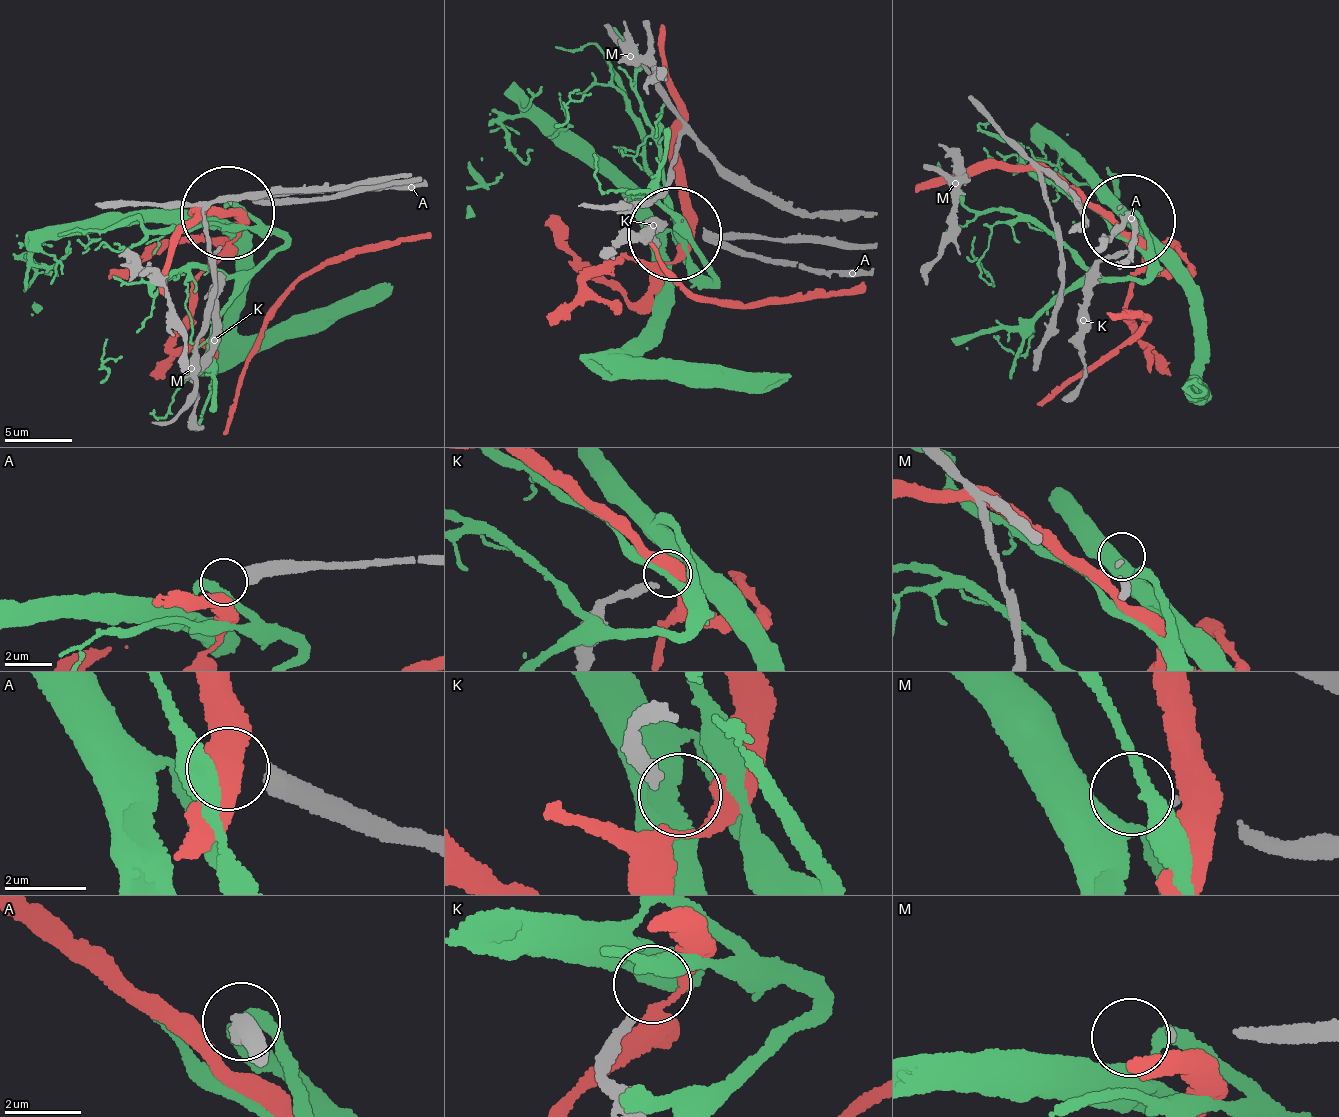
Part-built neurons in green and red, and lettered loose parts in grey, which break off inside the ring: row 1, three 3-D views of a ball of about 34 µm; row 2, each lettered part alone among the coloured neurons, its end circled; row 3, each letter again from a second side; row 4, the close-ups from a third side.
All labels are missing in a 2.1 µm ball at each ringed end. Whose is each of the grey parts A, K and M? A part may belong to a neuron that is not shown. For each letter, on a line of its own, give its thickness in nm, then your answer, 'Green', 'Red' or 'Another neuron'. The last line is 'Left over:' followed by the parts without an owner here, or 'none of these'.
A: Thickness 500 nm. Another neuron
K: Thickness 240 nm. Red
M: Thickness 110 nm. Another neuron
Left over: A, M

